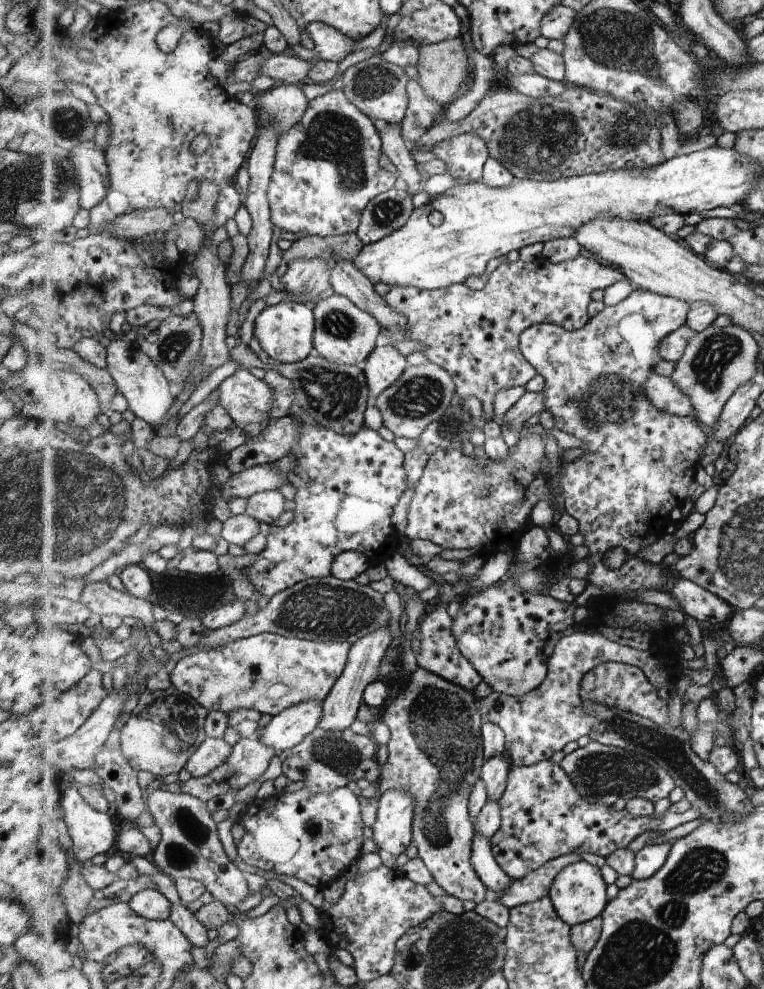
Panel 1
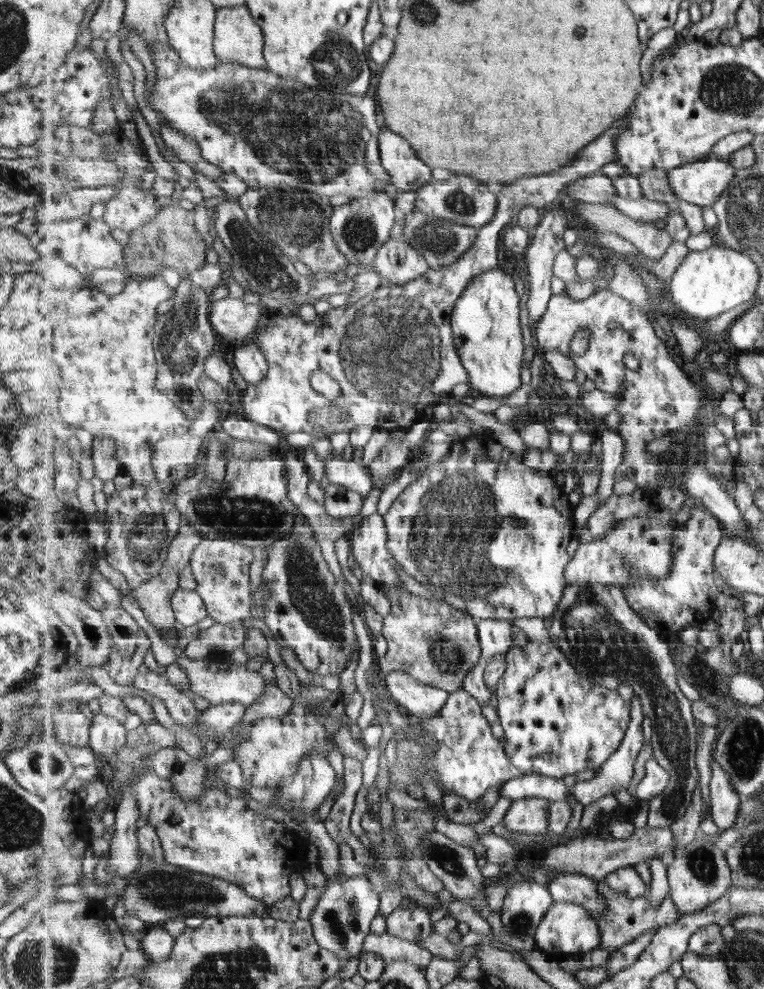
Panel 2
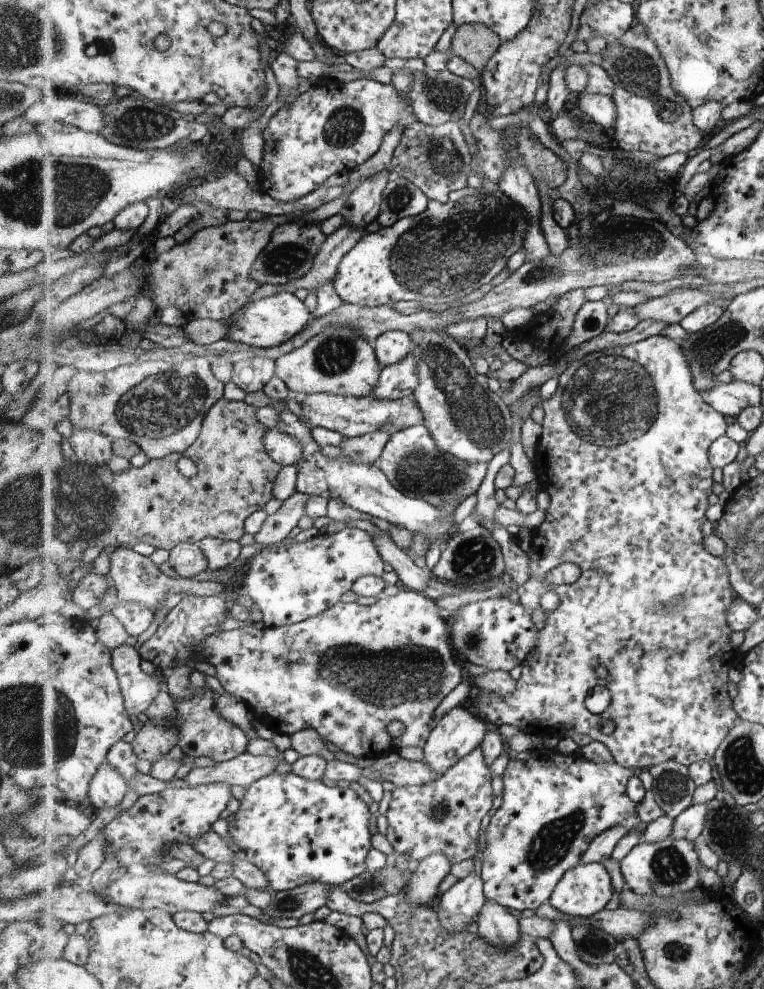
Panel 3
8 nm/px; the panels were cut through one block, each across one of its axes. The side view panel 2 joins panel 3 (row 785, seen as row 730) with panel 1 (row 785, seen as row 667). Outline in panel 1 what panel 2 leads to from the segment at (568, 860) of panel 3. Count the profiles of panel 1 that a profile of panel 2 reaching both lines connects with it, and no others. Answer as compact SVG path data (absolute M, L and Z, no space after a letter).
M550 759L531 766L512 767L506 792L498 800L501 806L501 828L491 839L493 854L515 881L541 868L550 860L575 852L591 852L608 857L617 849L627 848L637 836L651 829L675 828L699 817L699 812L669 810L663 816L635 816L625 807L615 810L607 804L589 801L579 795L575 782L562 764Z

